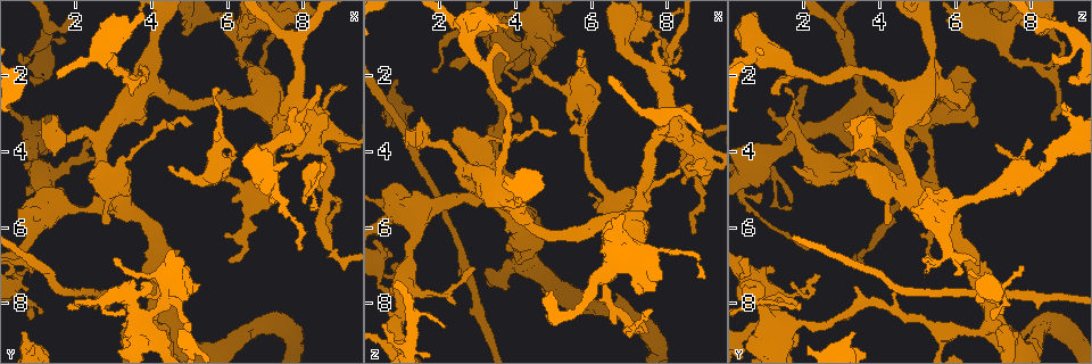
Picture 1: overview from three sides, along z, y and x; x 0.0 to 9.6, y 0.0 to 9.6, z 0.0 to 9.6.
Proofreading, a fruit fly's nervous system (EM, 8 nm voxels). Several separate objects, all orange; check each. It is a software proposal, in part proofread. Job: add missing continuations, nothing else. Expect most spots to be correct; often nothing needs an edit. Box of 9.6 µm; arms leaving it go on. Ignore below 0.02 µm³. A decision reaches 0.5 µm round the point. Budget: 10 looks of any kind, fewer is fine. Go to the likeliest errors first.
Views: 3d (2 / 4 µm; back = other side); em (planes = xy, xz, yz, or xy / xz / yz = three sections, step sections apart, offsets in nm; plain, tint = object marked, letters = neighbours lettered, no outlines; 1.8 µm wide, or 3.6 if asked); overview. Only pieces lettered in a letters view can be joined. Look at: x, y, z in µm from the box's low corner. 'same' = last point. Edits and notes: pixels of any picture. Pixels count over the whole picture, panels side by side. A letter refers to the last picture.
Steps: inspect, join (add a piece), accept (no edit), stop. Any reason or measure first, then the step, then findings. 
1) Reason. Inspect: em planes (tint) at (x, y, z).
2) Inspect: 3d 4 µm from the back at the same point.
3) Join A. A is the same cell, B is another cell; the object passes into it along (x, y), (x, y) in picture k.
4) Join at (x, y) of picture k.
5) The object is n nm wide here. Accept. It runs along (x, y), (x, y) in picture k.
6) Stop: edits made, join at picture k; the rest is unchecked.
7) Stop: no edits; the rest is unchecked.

Free end. Inspect: 3d 2 µm at (1.40, 3.05, 3.85).

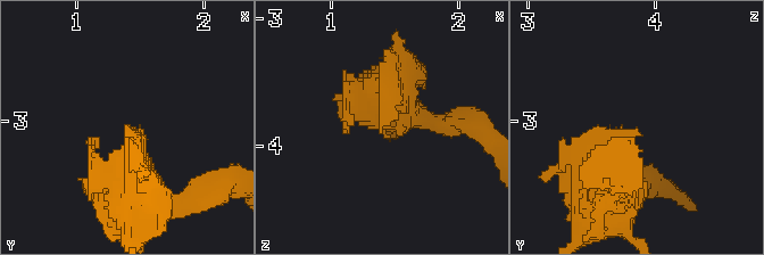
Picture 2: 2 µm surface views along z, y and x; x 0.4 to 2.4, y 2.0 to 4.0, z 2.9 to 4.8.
Shape alone is not enough. Inspect: em planes (letters) at (1.38, 3.08, 3.88).

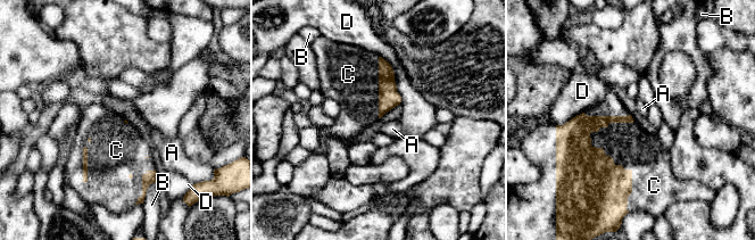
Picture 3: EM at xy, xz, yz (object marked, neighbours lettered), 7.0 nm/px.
Accept. A, B, C and D are other cells; it runs along (569, 124), (628, 187) in picture 3; no lettered piece goes on from it.

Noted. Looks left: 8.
Free end. Inspect: 3d 4 µm at (0.65, 8.80, 3.30).

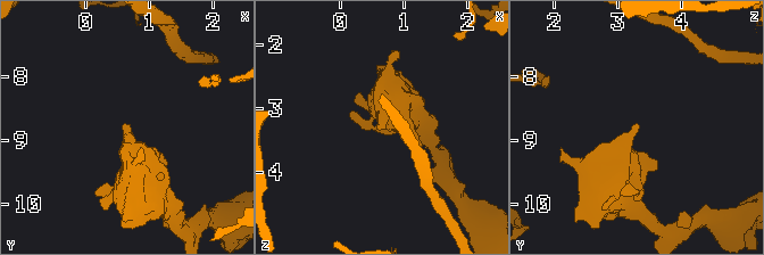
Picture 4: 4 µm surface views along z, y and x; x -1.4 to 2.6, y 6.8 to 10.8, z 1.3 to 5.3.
Shape alone is not enough. Inspect: em 3.6 µm planes (letters) at (0.60, 8.75, 3.25).

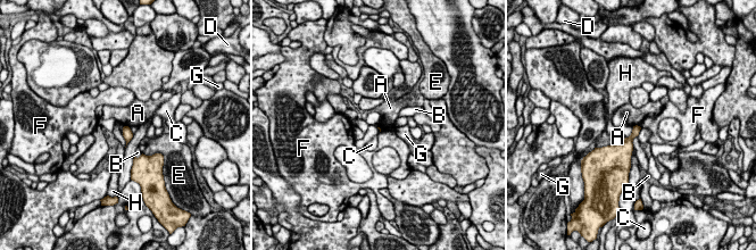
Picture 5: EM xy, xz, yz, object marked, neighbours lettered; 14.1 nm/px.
Accept. A, B, C, D, E, F, G and H are other cells; a border runs along (124, 125), (129, 127) in picture 5; no lettered piece goes on from it.

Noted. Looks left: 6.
Free end. Inspect: 3d 2 µm at (0.75, 1.95, 9.15).

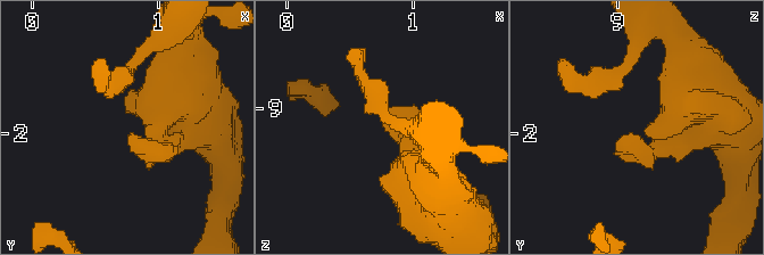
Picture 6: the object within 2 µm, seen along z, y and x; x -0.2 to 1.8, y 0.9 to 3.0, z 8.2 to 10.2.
Inspect: em yz step 16 (tint) at (0.80, 2.00, 9.16).

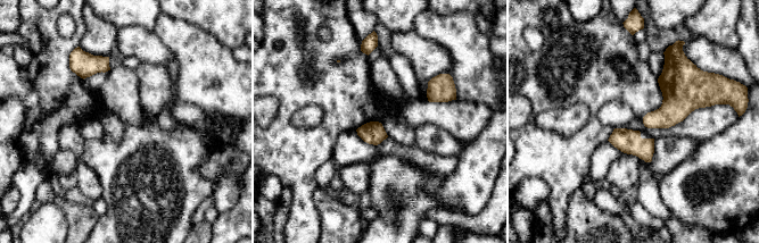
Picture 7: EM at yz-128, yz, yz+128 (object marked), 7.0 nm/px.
Cut it another way. Inspect: em planes (letters) at the same point.

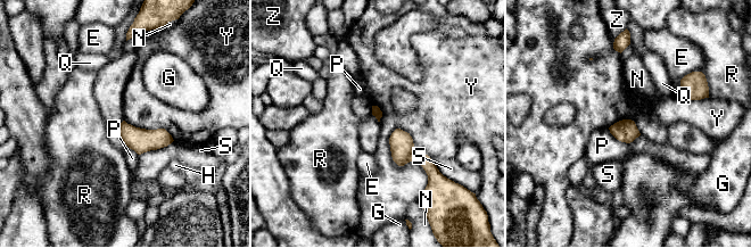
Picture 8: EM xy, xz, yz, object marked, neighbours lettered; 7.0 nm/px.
The longest contact is with Y, 380 nm. Accept. E, G, H, N, P, Q, R, S, Y and Z are other cells; no lettered piece goes on from it.

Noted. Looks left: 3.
Arms part here. Inspect: 3d 4 µm from the back at (6.95, 1.90, 8.55).

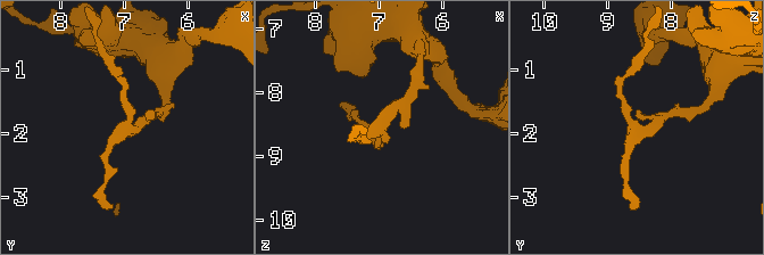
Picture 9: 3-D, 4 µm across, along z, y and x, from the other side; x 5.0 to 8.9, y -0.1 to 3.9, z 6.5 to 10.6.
Shape alone is not enough. Inspect: em planes (tint) at (6.90, 1.95, 8.55).

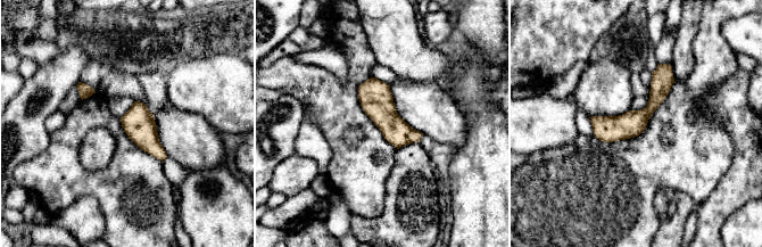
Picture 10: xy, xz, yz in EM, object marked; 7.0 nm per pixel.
What lies round it. Inspect: em planes (letters) at the same point.

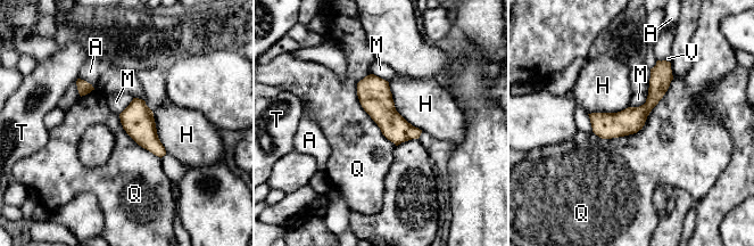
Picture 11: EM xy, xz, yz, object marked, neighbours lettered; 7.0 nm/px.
The longest contact is with Q, 700 nm. Accept. A, H, M, Q, T and V are other cells; it runs along (666, 64), (637, 116), (595, 129) in picture 11; no lettered piece goes on from it.

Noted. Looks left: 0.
Stop: no edits; the rest is unchecked.

